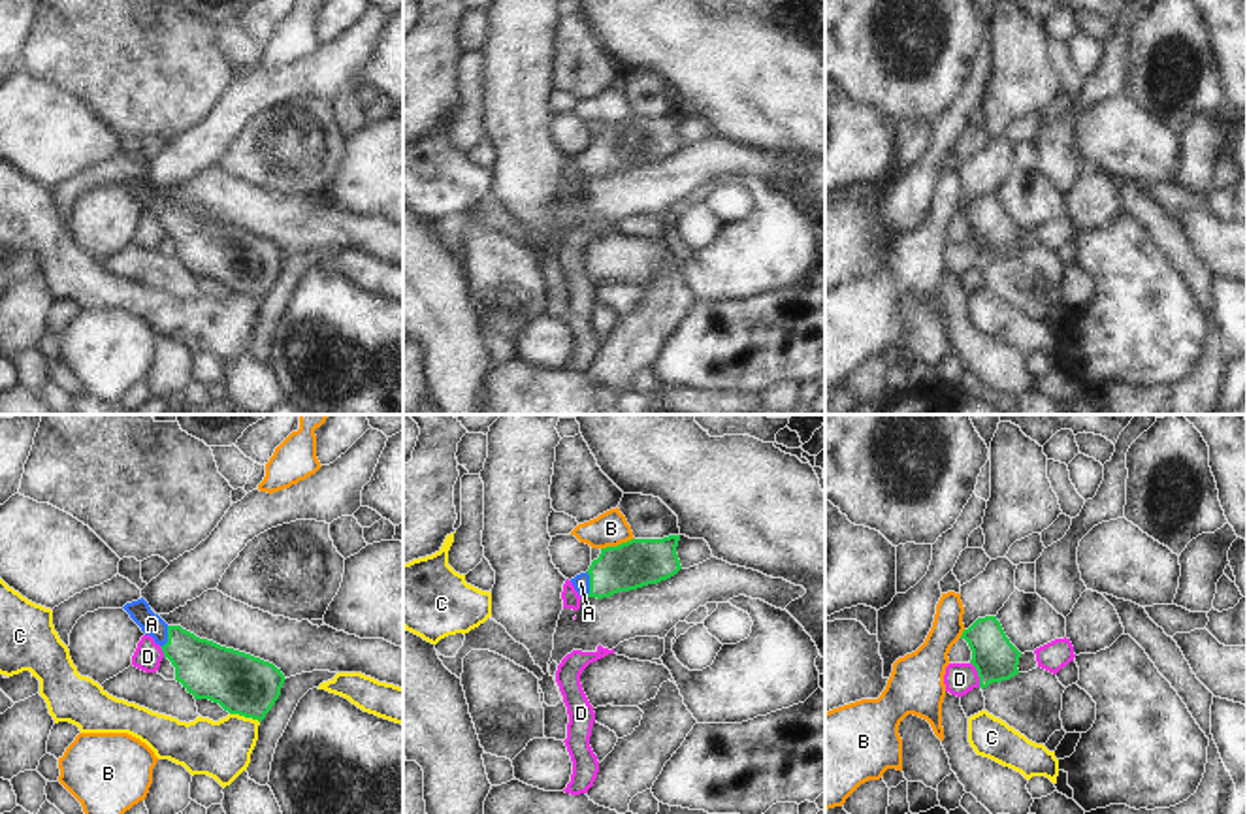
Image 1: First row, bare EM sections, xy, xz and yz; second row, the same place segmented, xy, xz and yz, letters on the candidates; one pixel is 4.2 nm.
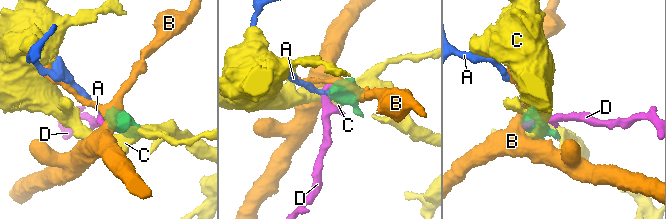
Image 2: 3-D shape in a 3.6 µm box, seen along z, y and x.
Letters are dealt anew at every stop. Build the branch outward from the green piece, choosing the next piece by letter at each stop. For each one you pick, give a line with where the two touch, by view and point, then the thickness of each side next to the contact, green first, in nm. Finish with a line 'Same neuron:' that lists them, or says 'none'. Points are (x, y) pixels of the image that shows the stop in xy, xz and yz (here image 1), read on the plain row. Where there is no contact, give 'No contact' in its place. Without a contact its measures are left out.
A: Touches green at xz (590, 162). Thickness 200 nm (green) against 70 nm
Same neuron: A

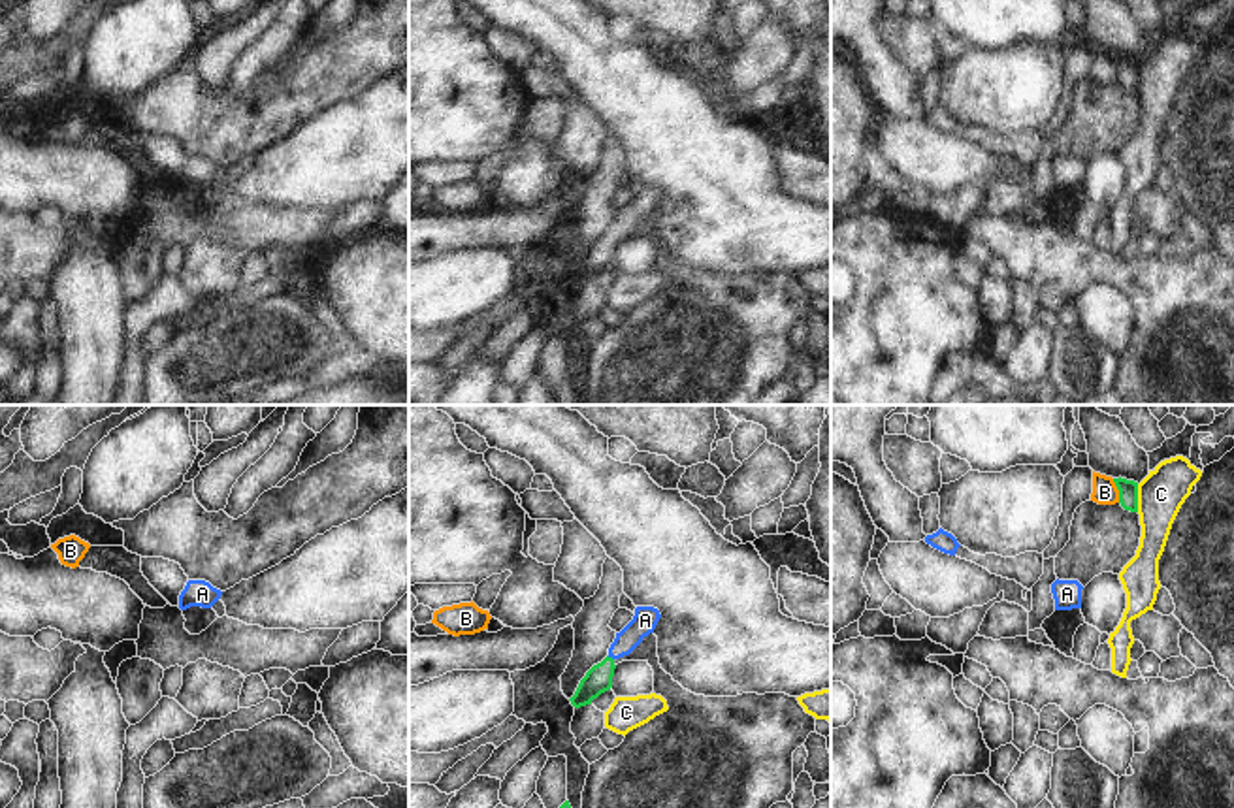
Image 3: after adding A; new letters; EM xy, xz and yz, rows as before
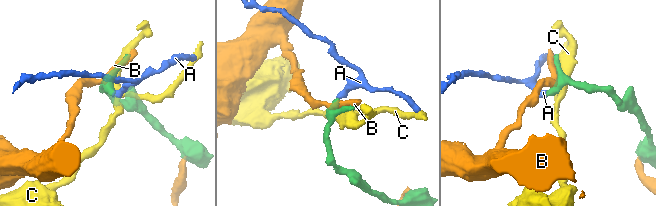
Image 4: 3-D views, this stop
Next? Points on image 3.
A: Touches green at xz (611, 236). Thickness 120 nm (green) against 110 nm
Same neuron: A

